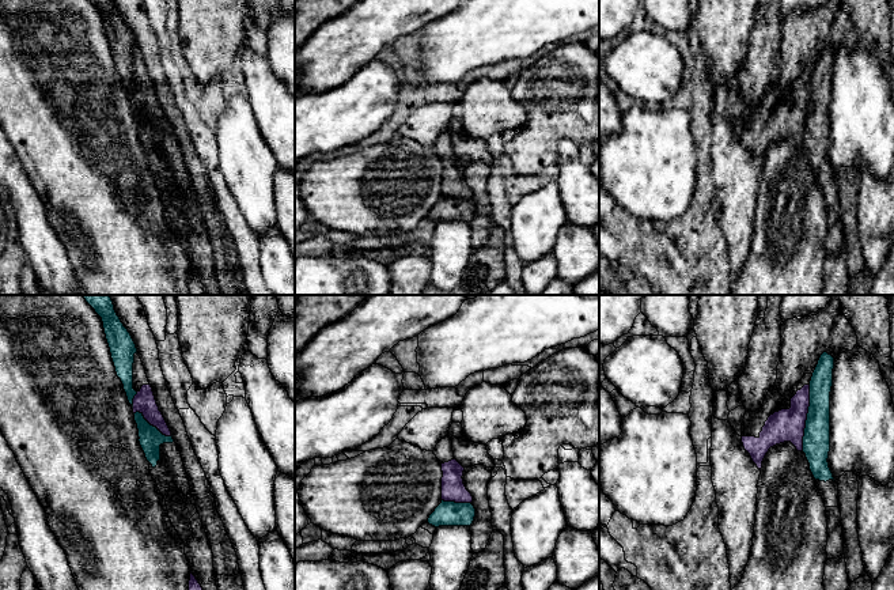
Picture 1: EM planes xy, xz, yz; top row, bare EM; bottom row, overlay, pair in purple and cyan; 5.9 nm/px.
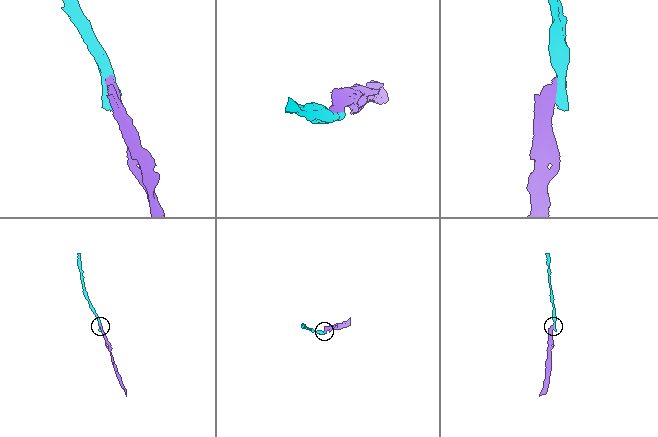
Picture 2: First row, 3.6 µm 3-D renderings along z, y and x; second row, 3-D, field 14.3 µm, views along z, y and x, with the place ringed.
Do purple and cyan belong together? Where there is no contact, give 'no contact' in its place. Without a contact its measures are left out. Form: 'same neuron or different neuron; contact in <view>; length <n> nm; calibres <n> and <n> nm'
different neuron; contact in yz; length 380 nm; calibres 190 and 160 nm

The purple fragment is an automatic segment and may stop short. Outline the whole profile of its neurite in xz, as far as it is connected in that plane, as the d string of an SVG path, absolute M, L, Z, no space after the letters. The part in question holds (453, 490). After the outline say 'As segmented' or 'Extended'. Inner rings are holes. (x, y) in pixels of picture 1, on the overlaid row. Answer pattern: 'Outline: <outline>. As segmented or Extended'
Outline: M444 436L436 445L433 454L442 464L442 500L455 503L471 503L473 496L463 484L465 468L454 458L452 439Z. Extended

